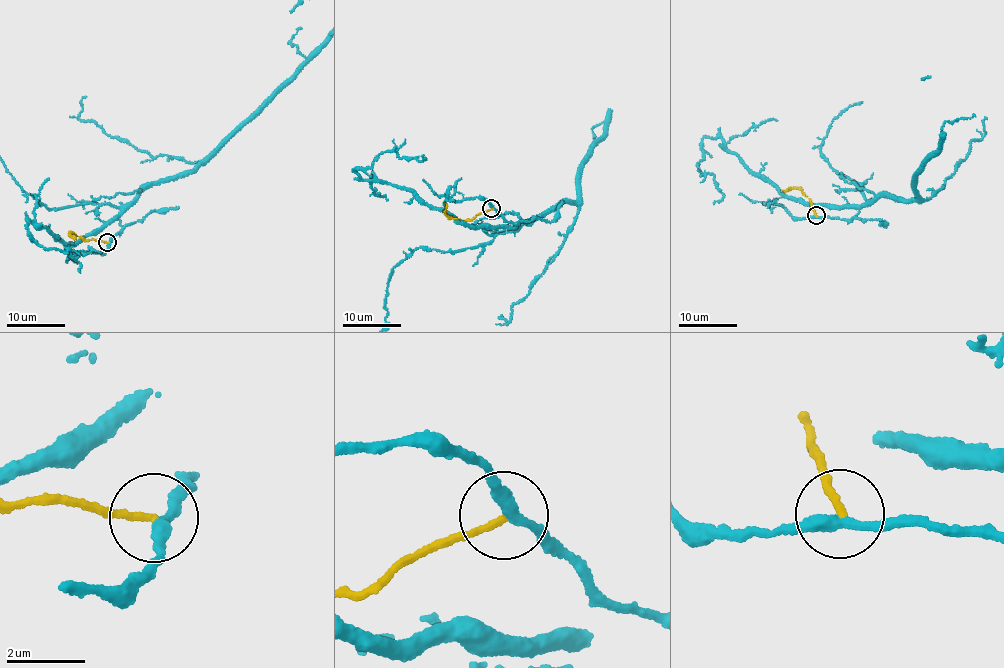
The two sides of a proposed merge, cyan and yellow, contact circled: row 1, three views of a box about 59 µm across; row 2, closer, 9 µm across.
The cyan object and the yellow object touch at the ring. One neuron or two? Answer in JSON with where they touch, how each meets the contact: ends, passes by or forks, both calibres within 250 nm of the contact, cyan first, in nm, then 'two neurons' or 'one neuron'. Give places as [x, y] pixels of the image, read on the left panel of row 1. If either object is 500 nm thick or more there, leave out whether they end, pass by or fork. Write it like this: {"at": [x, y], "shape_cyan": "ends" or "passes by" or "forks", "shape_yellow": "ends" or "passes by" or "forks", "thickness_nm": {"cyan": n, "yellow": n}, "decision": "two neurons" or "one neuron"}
{"at": [107, 242], "shape_cyan": "passes by", "shape_yellow": "ends", "thickness_nm": {"cyan": 280, "yellow": 170}, "decision": "two neurons"}

